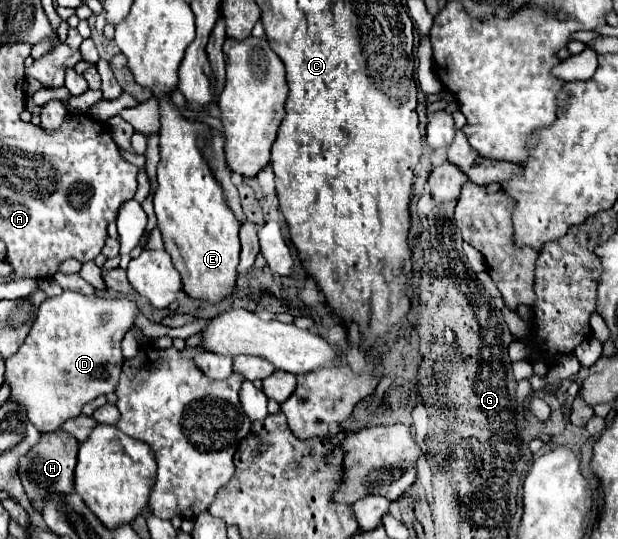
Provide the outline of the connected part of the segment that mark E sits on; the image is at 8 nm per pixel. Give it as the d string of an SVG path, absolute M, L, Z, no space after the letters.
M169 95L159 99L161 105L161 161L157 167L159 189L153 197L157 227L165 251L171 255L175 269L181 273L183 291L207 303L219 303L233 295L239 265L239 221L223 201L223 189L215 181L205 157L197 149L197 139L209 139L209 127L187 121L173 105Z

